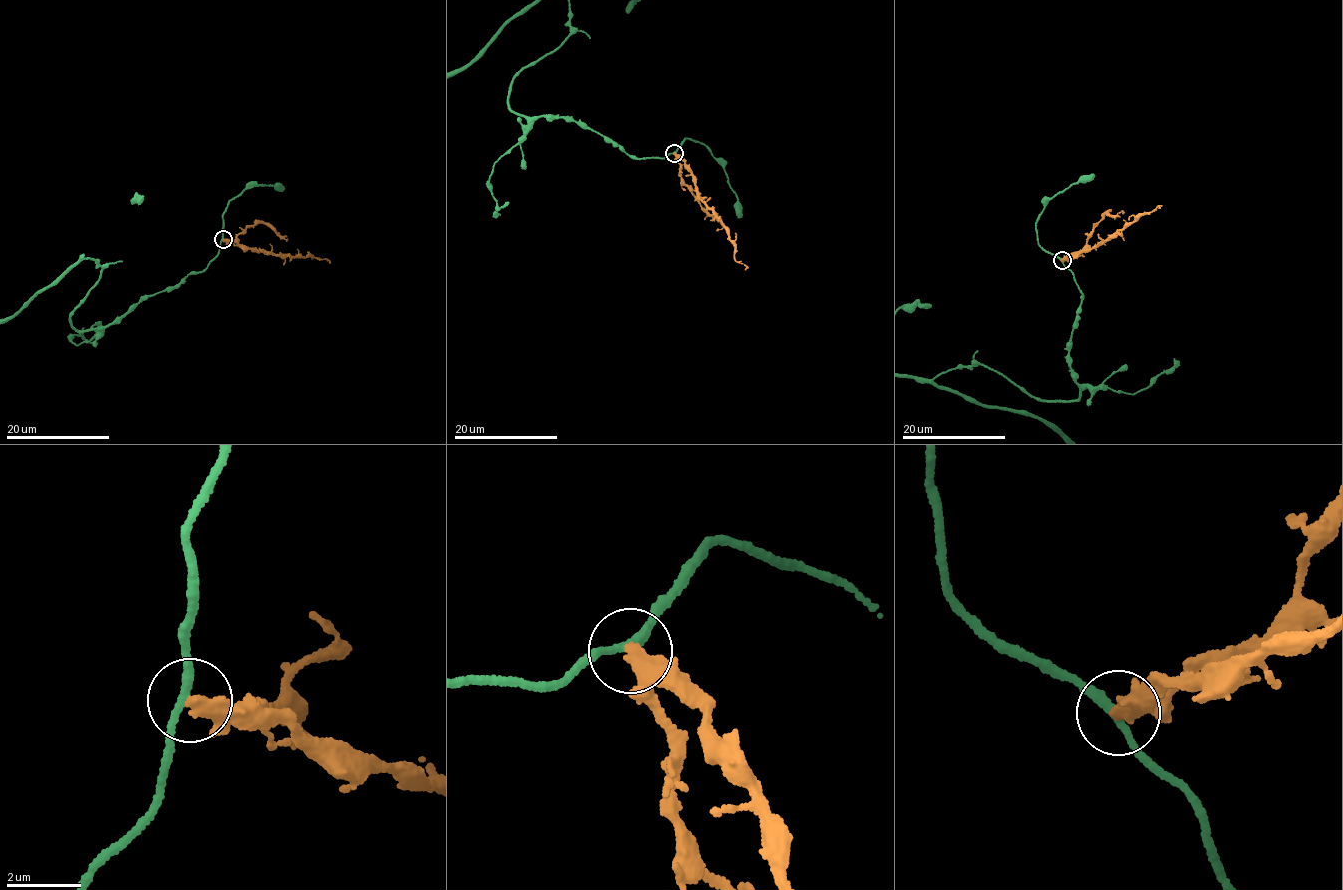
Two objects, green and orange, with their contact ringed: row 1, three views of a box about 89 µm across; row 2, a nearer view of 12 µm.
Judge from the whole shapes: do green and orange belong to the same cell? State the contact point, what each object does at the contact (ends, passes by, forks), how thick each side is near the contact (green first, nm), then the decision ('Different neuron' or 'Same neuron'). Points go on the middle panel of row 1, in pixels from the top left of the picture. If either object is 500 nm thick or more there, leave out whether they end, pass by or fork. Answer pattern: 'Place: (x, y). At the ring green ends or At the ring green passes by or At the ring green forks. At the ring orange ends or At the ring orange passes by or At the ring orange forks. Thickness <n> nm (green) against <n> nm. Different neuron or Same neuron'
Place: (674, 153). At the ring green passes by. At the ring orange ends. Thickness 240 nm (green) against 400 nm. Different neuron

